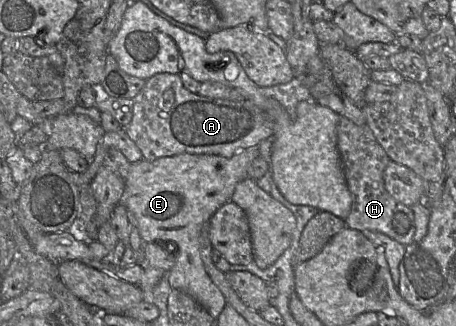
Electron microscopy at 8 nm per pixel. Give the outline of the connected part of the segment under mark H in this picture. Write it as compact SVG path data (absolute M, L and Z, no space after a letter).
M340 116L336 131L337 148L352 198L350 213L344 220L346 226L359 231L371 230L383 233L404 246L412 244L416 231L414 213L410 207L396 201L386 190L383 173L391 160L371 129L366 123L356 125Z

